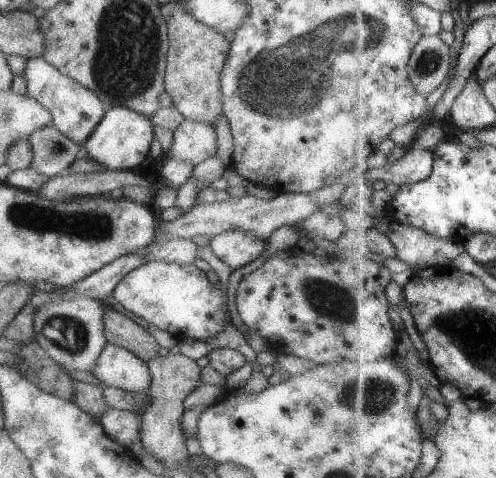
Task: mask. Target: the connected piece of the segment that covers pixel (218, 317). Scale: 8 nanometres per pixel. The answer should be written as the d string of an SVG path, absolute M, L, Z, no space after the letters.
M150 261L125 274L112 295L128 312L170 332L178 341L212 338L230 321L227 297L220 284L212 286L206 273L194 264Z

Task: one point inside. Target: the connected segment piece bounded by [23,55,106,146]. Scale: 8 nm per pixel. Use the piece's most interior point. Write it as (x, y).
(76, 111)

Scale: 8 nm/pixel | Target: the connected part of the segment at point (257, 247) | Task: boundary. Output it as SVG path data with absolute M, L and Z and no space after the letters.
M238 229L213 236L210 245L213 253L234 271L254 260L260 261L266 253L267 242L256 233Z

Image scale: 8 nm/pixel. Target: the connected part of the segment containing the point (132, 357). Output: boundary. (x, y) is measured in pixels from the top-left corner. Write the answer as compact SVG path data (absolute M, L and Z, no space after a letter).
M106 343L92 373L106 387L122 388L132 396L149 388L151 383L148 365L132 351L112 343Z

